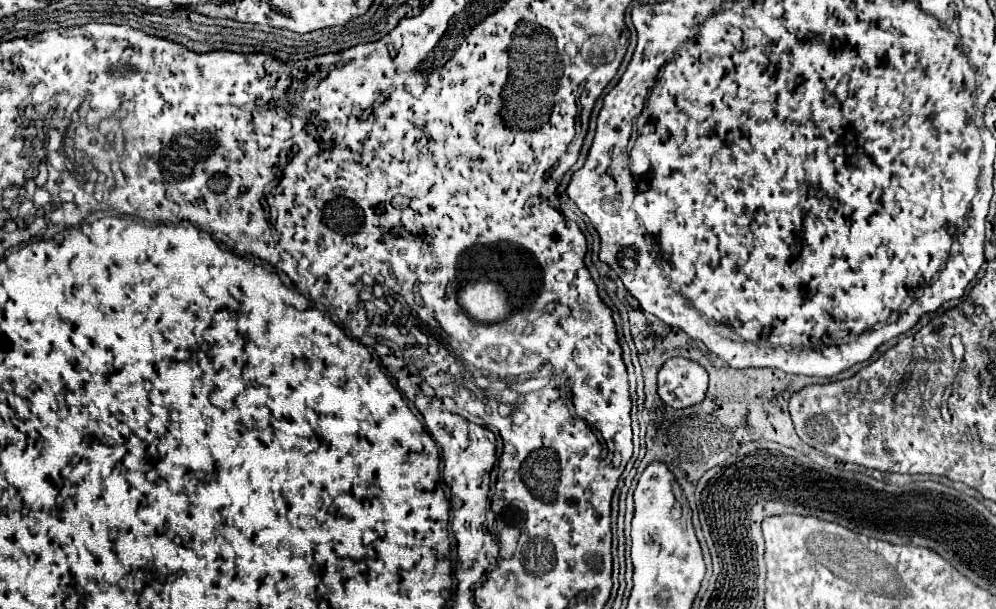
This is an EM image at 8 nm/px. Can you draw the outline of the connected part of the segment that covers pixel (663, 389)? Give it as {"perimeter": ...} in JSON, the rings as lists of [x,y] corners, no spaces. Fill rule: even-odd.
{"perimeter":[[[670,358],[658,372],[658,394],[666,406],[688,408],[704,400],[706,370],[686,358]]]}

